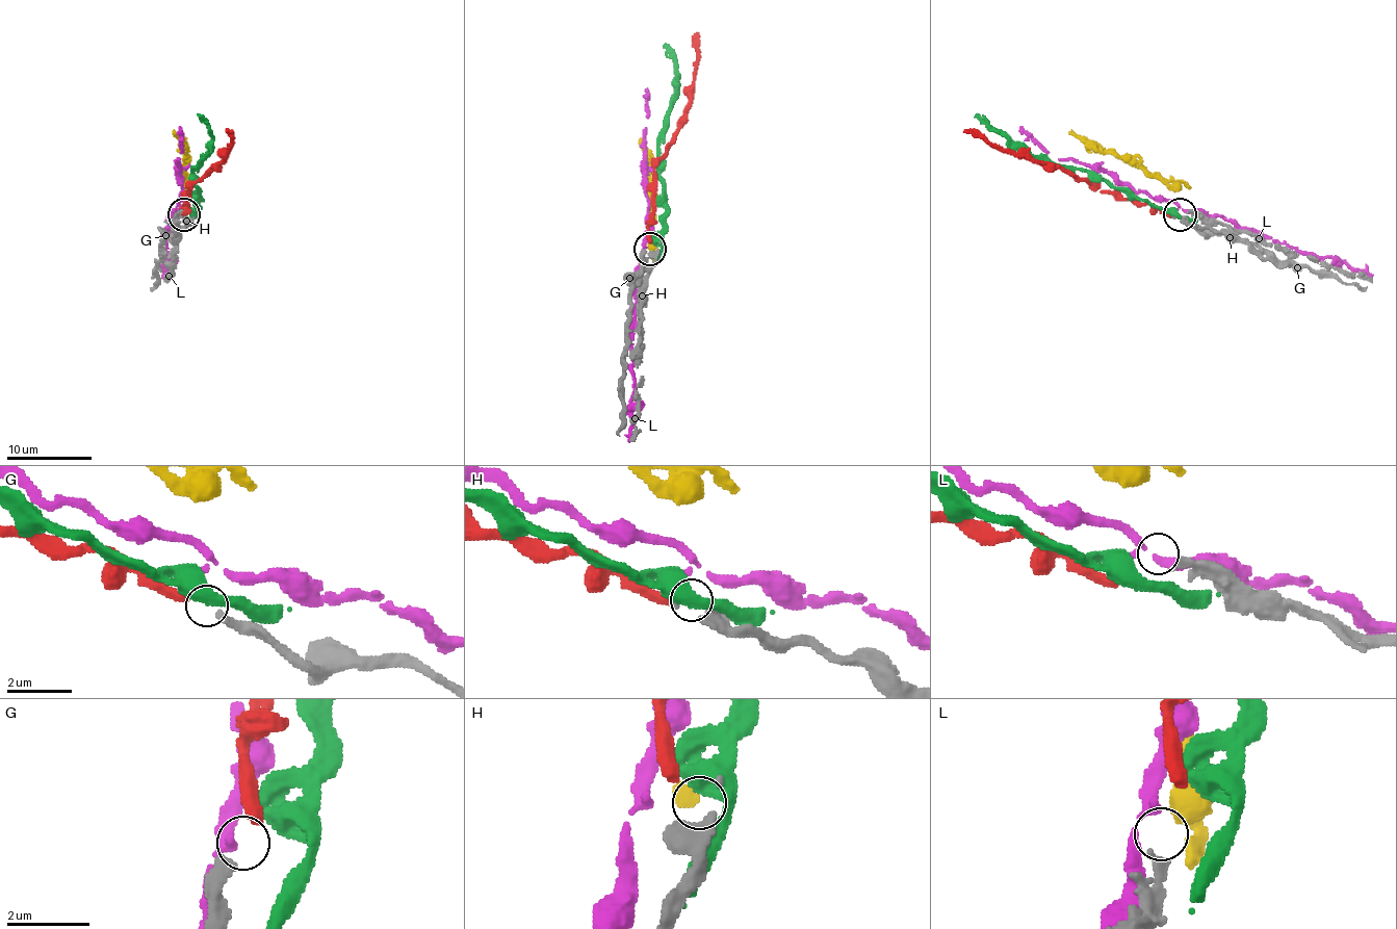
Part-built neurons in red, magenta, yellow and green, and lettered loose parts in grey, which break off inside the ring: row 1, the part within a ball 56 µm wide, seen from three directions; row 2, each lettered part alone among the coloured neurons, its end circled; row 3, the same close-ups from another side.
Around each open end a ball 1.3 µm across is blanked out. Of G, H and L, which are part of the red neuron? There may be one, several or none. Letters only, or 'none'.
none

